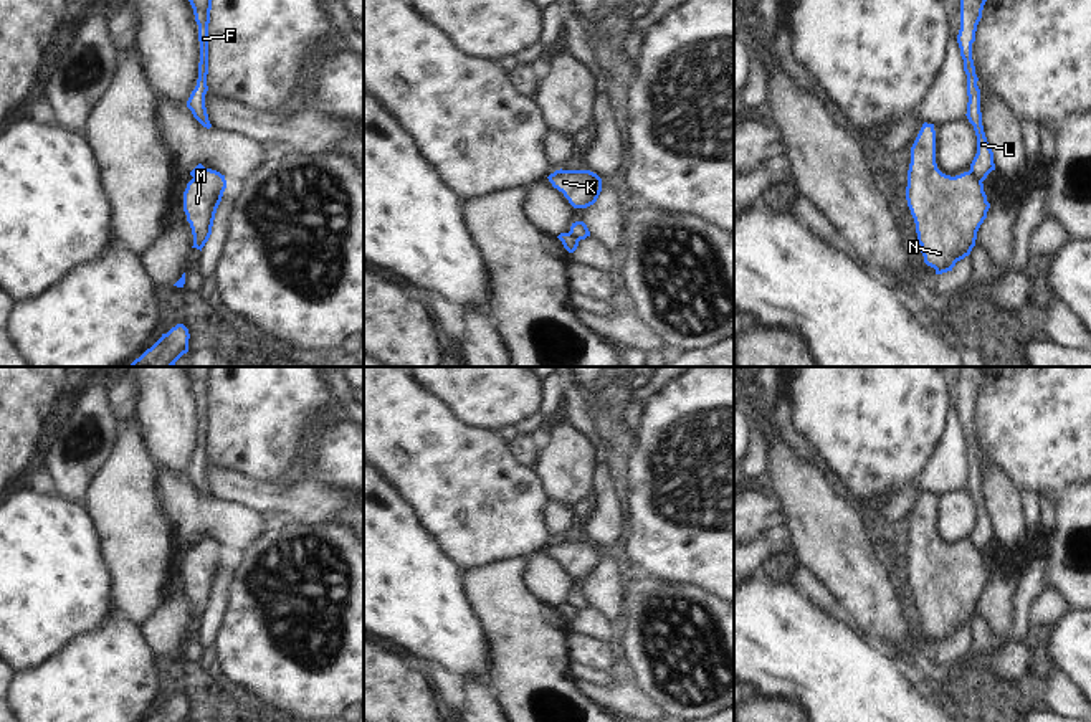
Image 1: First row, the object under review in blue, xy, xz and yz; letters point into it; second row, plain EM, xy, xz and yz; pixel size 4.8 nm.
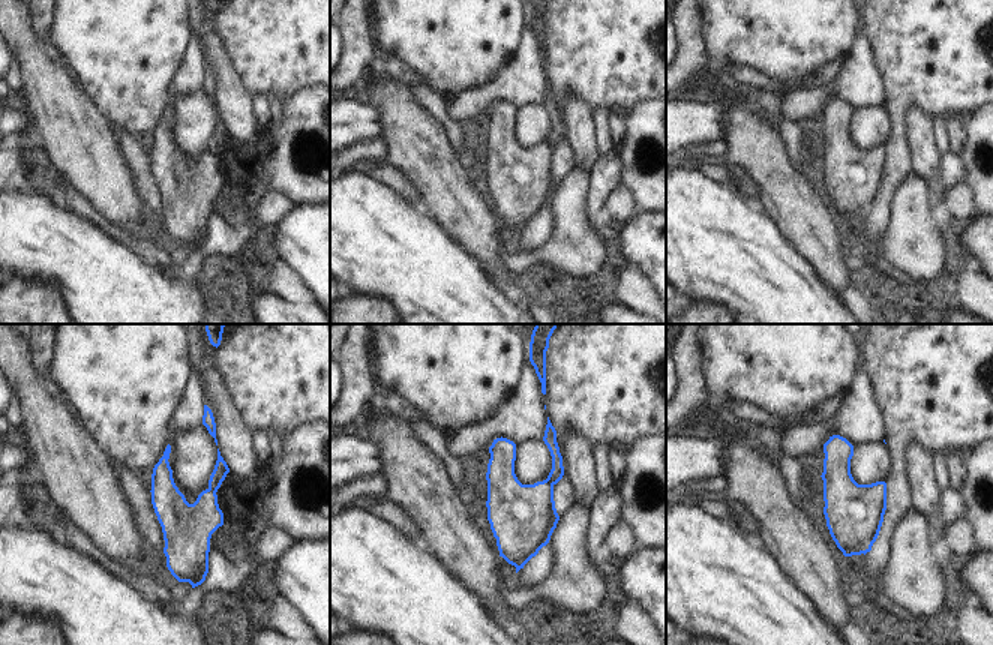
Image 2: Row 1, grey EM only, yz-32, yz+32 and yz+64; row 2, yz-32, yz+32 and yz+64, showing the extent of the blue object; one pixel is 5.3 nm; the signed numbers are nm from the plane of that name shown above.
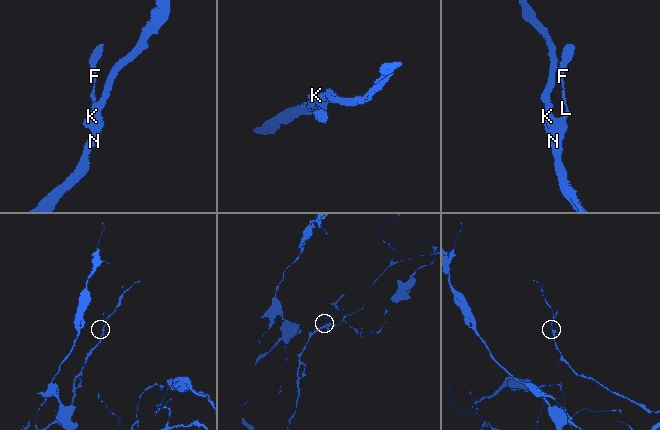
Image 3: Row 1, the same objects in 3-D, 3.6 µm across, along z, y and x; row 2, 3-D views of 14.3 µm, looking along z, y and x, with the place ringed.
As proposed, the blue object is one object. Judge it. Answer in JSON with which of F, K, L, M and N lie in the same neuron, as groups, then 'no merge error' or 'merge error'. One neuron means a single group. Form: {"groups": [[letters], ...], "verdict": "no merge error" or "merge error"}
{"groups": [["F", "L"], ["K", "M", "N"]], "verdict": "merge error"}

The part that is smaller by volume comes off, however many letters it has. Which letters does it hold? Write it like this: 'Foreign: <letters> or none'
Foreign: F, L

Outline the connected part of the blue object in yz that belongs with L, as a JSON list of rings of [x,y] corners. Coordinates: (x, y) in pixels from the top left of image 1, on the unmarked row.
[[[960,367],[960,400],[957,405],[957,413],[960,418],[960,426],[964,430],[964,441],[967,444],[967,489],[974,496],[977,506],[977,524],[970,534],[970,542],[980,552],[995,540],[993,522],[987,512],[982,482],[980,482],[980,459],[977,456],[977,444],[972,430],[972,413],[975,411],[977,395],[982,388],[982,380],[989,367]]]

